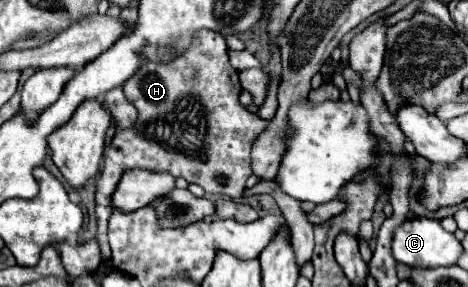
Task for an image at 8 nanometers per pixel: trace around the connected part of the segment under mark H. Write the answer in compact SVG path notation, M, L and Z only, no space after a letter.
M200 31L200 35L196 35L196 39L192 39L192 47L188 47L188 51L184 51L184 55L180 55L180 59L172 59L172 63L144 63L144 67L140 67L140 71L136 71L136 75L132 75L132 79L128 79L128 83L124 83L124 95L126 99L138 109L138 119L134 123L134 127L130 129L124 129L124 131L116 131L112 143L110 143L110 149L104 153L104 167L102 167L102 179L98 181L98 189L96 189L96 217L98 217L98 233L96 233L96 239L100 243L100 251L102 251L102 263L110 261L112 253L110 253L110 247L108 247L108 237L106 237L106 227L108 227L108 219L110 219L110 213L112 213L112 191L116 189L116 183L120 181L122 173L128 171L128 169L152 169L152 171L168 171L172 173L174 177L184 177L188 183L196 183L200 185L206 193L212 193L212 195L228 195L232 199L240 197L244 187L246 187L246 179L252 175L252 169L250 169L250 149L252 149L252 143L256 141L256 137L260 135L260 131L266 127L266 121L260 119L258 115L246 111L246 107L240 105L238 101L238 95L240 95L240 81L238 81L238 71L230 65L228 61L228 55L226 55L228 47L226 47L226 41L222 35L216 35L216 31Z

